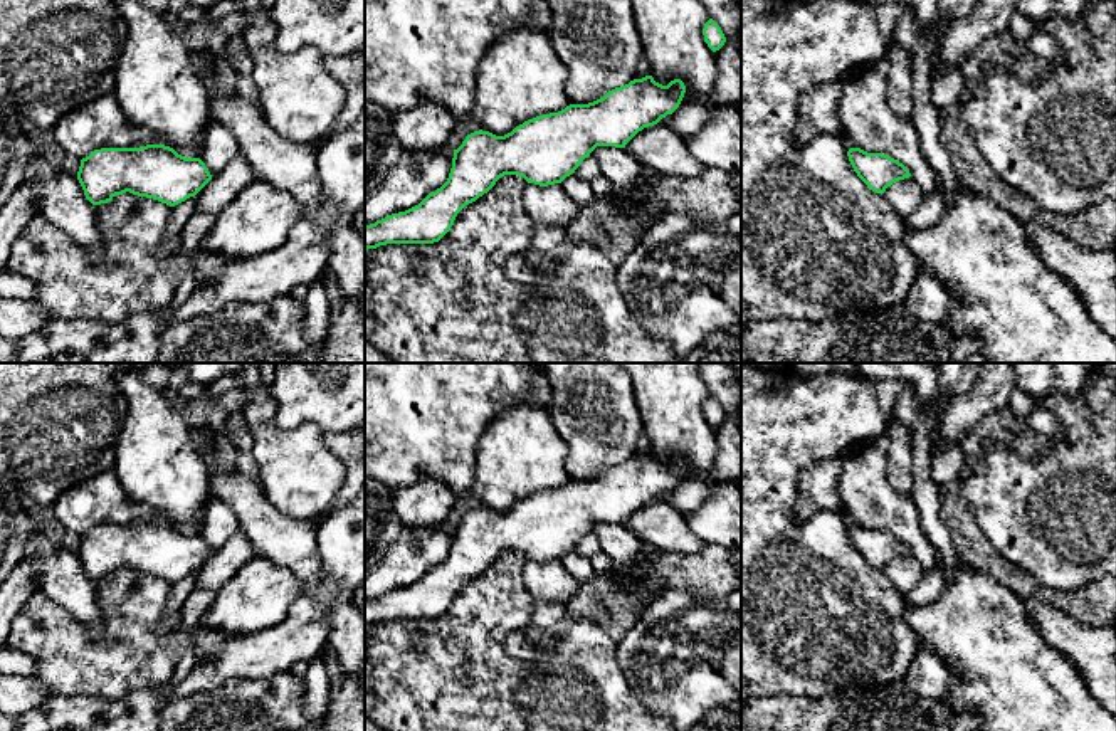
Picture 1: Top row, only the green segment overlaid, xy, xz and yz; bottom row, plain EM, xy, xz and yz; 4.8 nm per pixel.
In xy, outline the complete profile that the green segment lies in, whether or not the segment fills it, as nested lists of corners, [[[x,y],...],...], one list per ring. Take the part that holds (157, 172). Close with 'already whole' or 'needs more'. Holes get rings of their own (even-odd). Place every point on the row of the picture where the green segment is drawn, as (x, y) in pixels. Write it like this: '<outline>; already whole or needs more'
[[[165,145],[101,148],[81,160],[77,180],[92,205],[126,192],[170,207],[195,197],[212,175],[200,158],[185,158]]]; already whole

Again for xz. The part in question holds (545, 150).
[[[652,76],[634,79],[588,104],[570,104],[558,113],[541,114],[516,126],[504,136],[474,131],[454,150],[447,181],[418,205],[365,225],[365,250],[387,244],[434,244],[454,225],[457,213],[487,193],[504,175],[523,176],[528,183],[548,187],[561,183],[597,146],[625,148],[644,128],[672,114],[686,92],[681,79],[662,86]]]; already whole

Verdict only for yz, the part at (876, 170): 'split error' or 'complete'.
complete

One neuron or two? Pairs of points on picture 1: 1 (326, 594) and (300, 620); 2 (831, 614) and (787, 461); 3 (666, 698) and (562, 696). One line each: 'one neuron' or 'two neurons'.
1: one neuron
2: one neuron
3: two neurons

